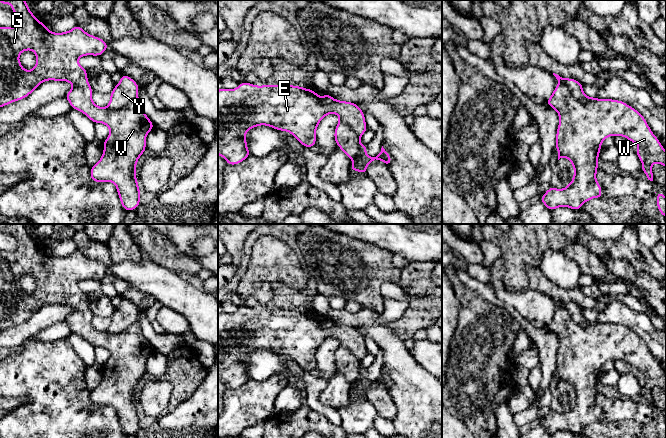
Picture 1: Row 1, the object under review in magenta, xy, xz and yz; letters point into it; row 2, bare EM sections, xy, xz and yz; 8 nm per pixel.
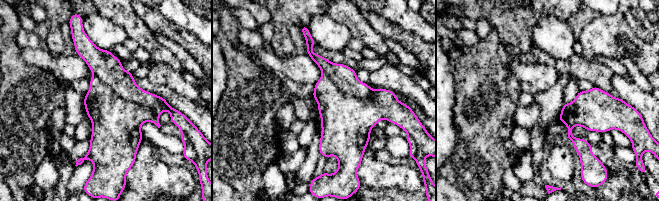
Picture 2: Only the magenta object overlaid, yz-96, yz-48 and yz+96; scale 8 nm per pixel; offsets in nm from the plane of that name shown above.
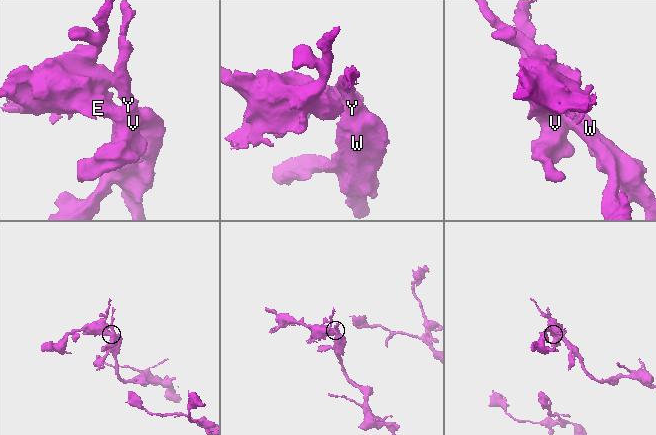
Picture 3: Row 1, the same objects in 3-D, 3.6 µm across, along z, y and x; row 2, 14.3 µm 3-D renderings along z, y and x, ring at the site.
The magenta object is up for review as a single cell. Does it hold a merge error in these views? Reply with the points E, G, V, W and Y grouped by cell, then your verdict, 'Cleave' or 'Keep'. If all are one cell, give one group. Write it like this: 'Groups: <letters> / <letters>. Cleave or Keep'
Groups: E G V W / Y. Cleave

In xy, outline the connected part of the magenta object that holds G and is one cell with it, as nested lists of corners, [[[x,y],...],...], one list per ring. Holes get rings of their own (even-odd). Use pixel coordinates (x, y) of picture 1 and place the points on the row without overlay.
[[[0,224],[0,228],[10,228],[18,244],[15,251],[0,251],[0,331],[26,322],[45,305],[71,307],[72,313],[64,322],[69,325],[72,333],[82,336],[93,347],[103,347],[110,353],[107,363],[103,365],[101,383],[90,393],[91,404],[113,406],[122,431],[126,435],[135,434],[140,429],[136,389],[146,374],[146,360],[154,353],[154,349],[143,335],[138,321],[117,334],[99,331],[93,326],[94,315],[88,306],[87,293],[79,288],[78,283],[87,279],[102,279],[108,272],[107,266],[86,257],[78,249],[62,257],[51,256],[46,248],[32,238],[25,224]],[[27,274],[36,278],[36,289],[32,294],[25,294],[19,285],[19,279]]]

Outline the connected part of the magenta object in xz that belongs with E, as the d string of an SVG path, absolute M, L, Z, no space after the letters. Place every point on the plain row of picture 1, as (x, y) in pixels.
M242 306L235 313L221 312L218 314L218 379L223 381L228 389L237 389L251 380L245 362L246 357L254 351L265 349L279 355L291 357L303 371L312 372L316 368L316 353L320 345L328 338L337 338L339 345L348 348L359 361L368 353L364 336L356 327L340 325L328 318L319 321L314 314L294 309L262 309Z

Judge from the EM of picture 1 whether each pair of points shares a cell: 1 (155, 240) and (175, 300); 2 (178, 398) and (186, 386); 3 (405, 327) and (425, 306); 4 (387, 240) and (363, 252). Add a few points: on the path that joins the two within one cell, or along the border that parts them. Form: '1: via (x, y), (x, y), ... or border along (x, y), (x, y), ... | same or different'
1: border along (152, 260), (161, 265) | different
2: via (178, 395), (183, 389) | same
3: via (410, 322), (421, 311) | same
4: border along (354, 237), (381, 247), (392, 254) | different

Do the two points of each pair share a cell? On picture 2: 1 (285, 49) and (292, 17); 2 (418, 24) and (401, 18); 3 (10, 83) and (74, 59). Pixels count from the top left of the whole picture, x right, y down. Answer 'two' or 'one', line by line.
1: one
2: one
3: two

